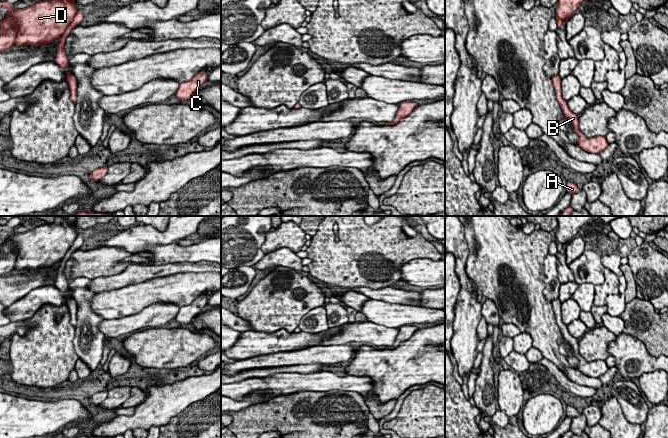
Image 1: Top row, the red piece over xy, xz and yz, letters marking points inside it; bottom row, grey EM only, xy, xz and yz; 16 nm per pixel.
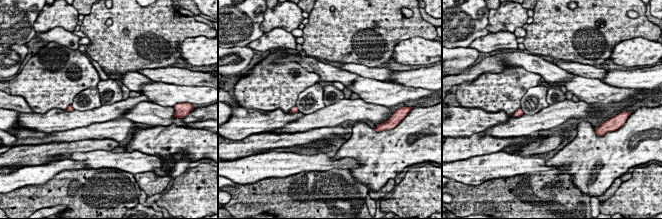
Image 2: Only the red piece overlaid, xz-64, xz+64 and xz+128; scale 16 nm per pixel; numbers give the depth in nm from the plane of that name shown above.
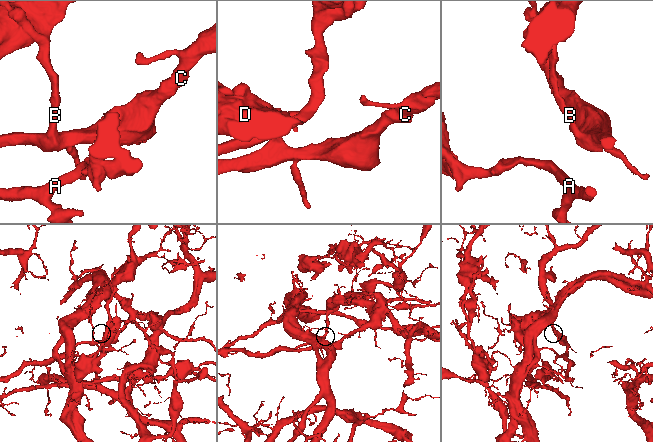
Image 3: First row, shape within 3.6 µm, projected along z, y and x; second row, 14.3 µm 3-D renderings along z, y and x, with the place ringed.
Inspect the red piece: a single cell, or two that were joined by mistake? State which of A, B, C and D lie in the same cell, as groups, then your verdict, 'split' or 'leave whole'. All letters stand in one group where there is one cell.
groups A B C / D; split

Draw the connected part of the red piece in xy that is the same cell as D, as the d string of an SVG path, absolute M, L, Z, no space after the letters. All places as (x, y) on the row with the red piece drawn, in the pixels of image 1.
M44 0L39 1L24 9L17 9L13 4L5 1L0 2L0 7L6 7L8 13L0 22L0 51L21 45L45 45L59 38L55 62L62 68L68 69L69 62L64 50L66 38L71 30L79 25L83 18L83 12L77 10L75 0Z

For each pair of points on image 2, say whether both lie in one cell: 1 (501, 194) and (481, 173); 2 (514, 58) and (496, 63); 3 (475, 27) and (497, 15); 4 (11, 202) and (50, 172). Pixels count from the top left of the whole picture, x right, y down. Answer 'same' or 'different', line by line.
1: different
2: same
3: different
4: different

